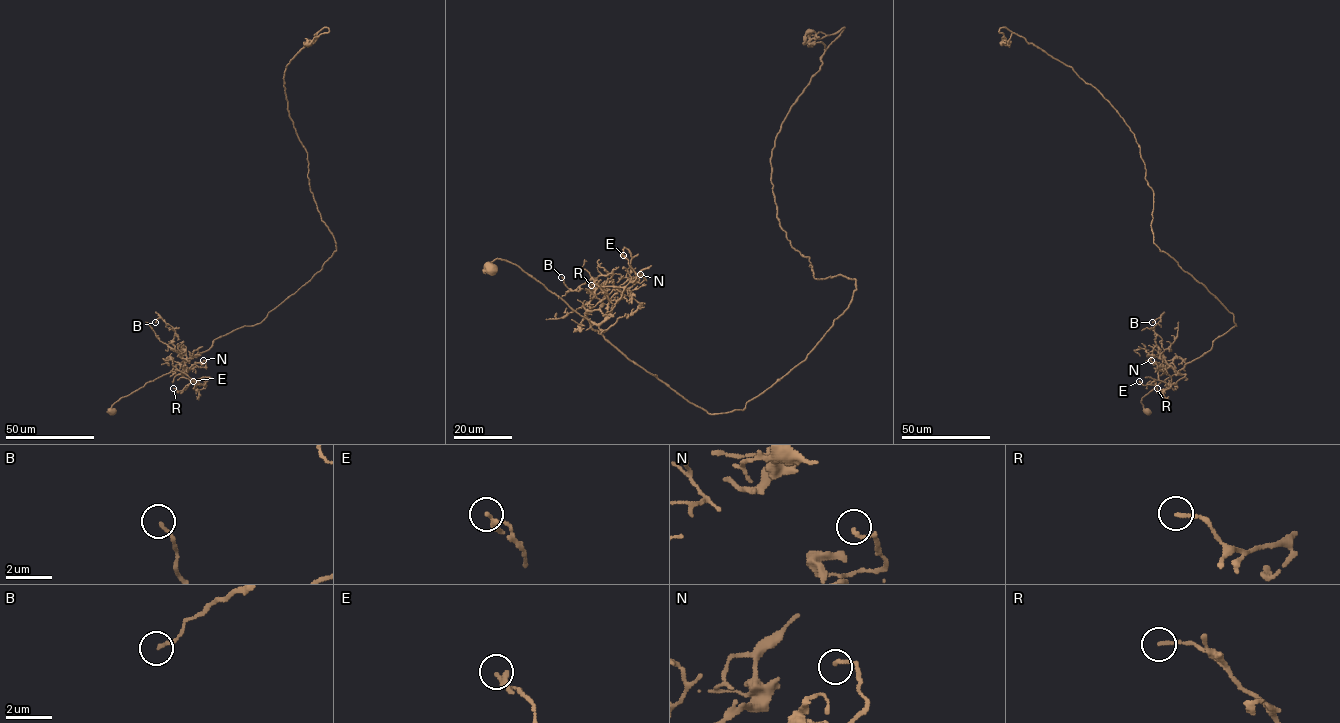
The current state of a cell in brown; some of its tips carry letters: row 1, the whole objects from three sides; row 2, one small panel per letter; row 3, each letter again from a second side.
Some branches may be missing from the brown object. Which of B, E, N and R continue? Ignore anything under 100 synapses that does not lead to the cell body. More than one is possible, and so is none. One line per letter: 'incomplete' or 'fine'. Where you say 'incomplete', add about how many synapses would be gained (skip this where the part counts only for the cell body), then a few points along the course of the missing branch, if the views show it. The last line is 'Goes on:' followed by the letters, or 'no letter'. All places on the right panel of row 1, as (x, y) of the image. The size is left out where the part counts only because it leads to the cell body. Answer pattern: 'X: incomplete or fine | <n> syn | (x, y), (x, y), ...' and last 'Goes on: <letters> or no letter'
B: fine
E: fine
N: fine
R: fine
Goes on: no letter

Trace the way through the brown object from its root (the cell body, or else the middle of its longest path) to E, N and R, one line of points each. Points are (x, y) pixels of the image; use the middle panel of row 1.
E: (491, 269), (496, 258), (515, 263), (600, 323), (606, 314), (595, 291), (625, 286), (637, 276), (623, 255)
N: (491, 269), (489, 263), (496, 258), (518, 265), (595, 323), (604, 319), (626, 289), (644, 280), (640, 274)
R: (491, 269), (496, 258), (515, 263), (600, 323), (606, 314), (595, 291), (623, 288), (610, 301), (591, 285)

